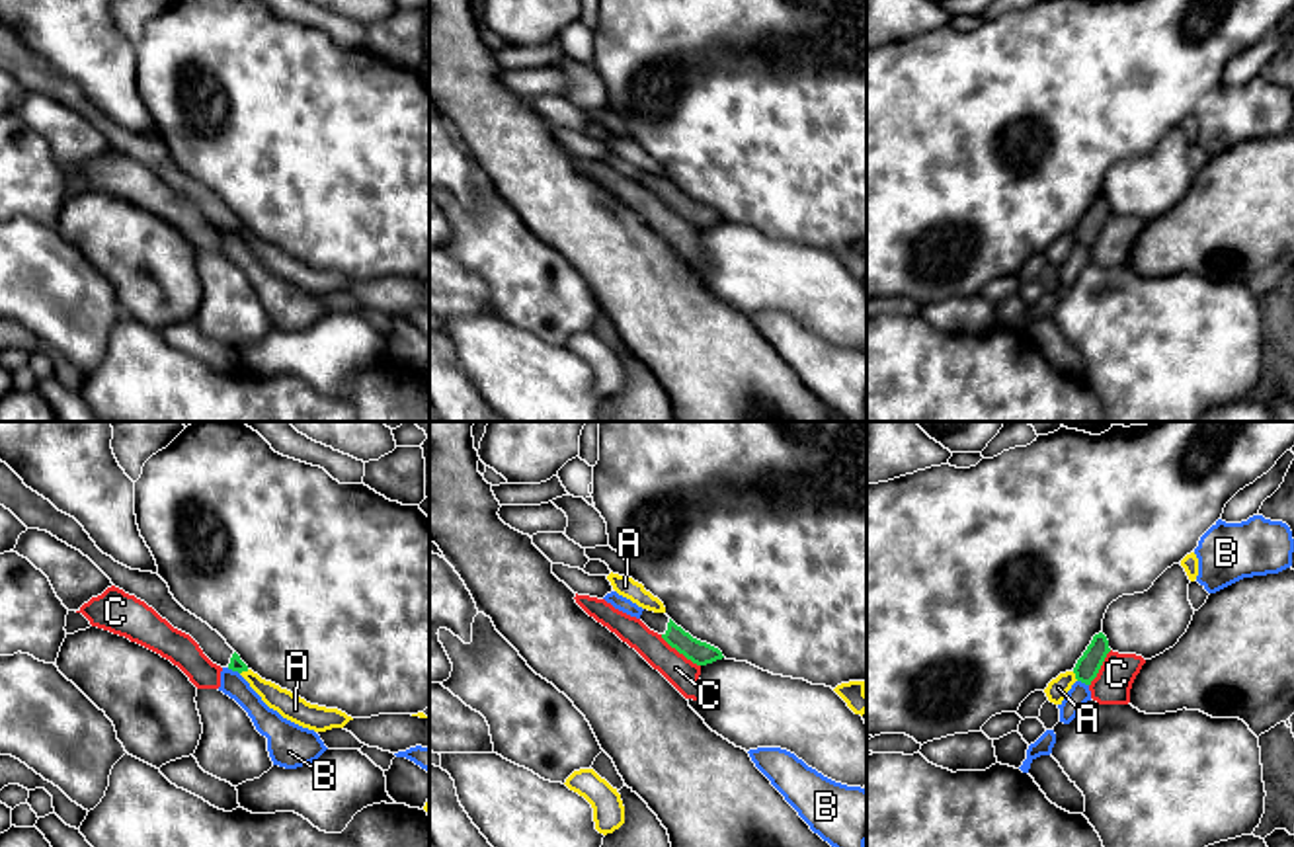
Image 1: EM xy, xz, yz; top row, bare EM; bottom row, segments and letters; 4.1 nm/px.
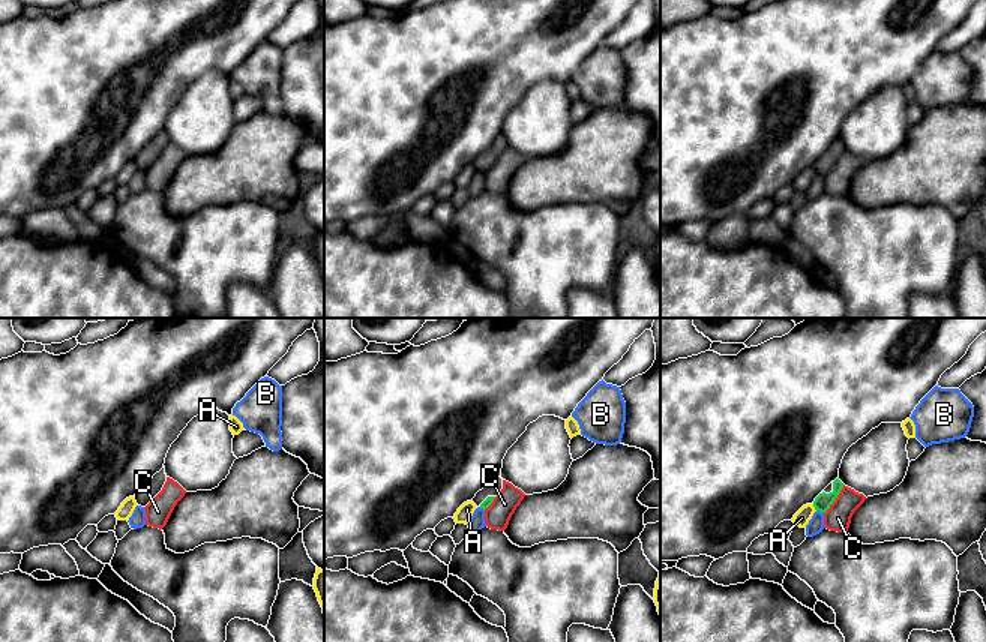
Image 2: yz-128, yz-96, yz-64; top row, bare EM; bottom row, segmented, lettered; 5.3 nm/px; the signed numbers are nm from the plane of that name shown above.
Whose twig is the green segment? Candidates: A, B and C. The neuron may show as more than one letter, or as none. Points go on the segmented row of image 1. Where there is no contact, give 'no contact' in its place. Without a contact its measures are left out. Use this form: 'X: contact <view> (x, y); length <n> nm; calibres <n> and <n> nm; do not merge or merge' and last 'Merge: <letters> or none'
A: contact yz (1076, 676); length 50 nm; calibres 100 and 90 nm; do not merge
B: contact xy (233, 670); length 60 nm; calibres 60 and 110 nm; do not merge
C: contact xz (680, 652); length 220 nm; calibres 100 and 120 nm; do not merge
Merge: none

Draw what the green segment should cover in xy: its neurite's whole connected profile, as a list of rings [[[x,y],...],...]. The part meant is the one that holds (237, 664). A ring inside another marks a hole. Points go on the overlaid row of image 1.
[[[0,461],[0,505],[10,509],[27,529],[47,531],[68,546],[88,556],[115,587],[144,601],[174,628],[189,634],[203,654],[217,666],[248,671],[248,666],[207,623],[185,611],[170,593],[168,584],[152,572],[131,570],[103,554],[84,527],[59,511],[49,500],[33,492]]]

